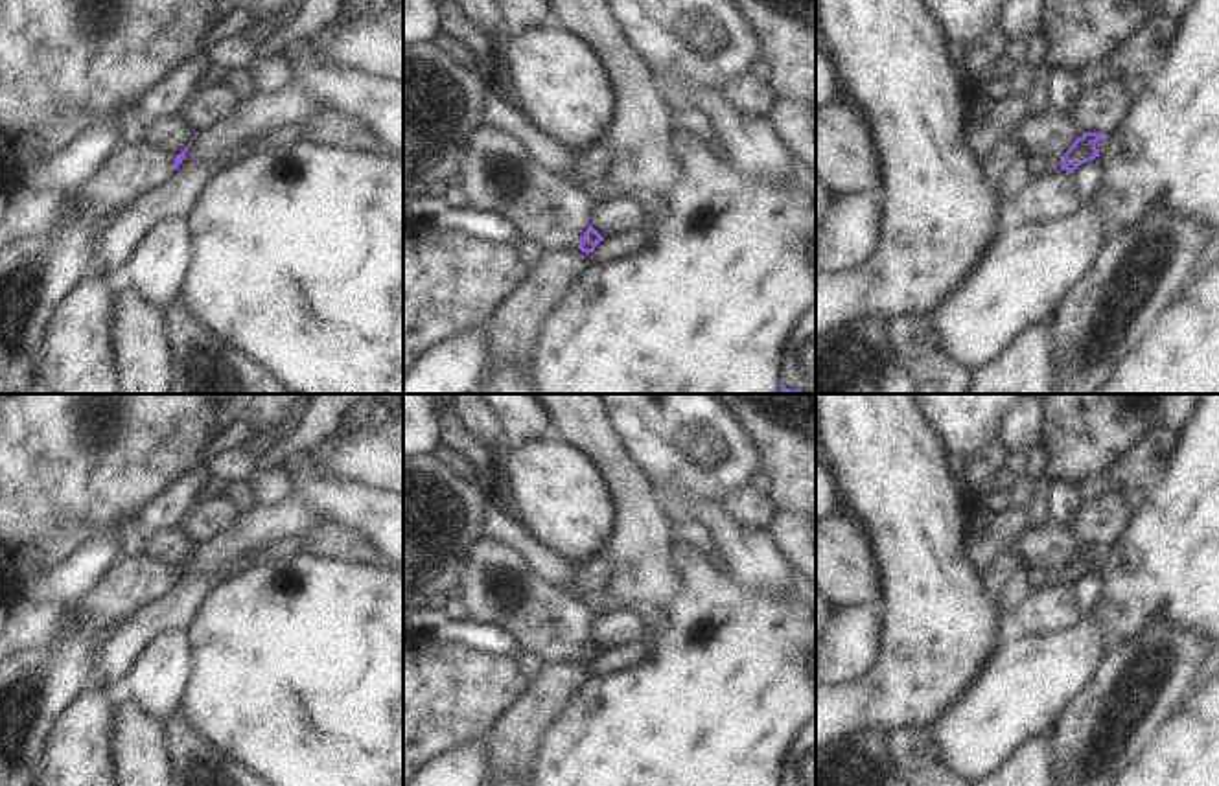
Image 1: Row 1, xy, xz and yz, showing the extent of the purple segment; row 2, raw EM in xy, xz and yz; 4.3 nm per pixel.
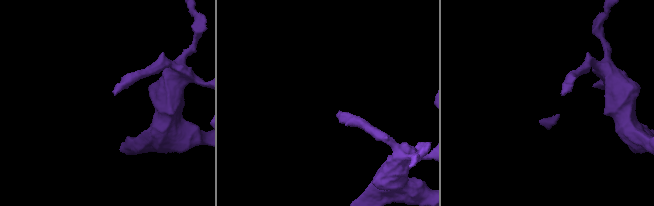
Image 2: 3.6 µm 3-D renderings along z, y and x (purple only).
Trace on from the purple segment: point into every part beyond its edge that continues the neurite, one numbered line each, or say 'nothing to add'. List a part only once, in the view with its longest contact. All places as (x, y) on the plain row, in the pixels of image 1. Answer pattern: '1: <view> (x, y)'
1: xz (498, 588)

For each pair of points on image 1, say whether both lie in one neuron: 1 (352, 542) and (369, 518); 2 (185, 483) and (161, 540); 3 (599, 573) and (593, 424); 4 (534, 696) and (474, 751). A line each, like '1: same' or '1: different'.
1: different
2: different
3: different
4: different

